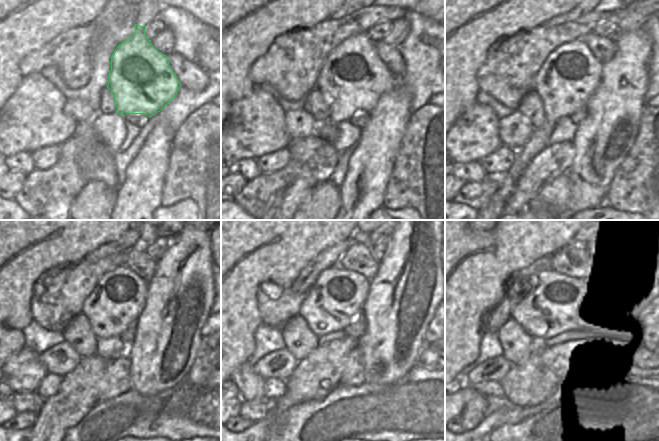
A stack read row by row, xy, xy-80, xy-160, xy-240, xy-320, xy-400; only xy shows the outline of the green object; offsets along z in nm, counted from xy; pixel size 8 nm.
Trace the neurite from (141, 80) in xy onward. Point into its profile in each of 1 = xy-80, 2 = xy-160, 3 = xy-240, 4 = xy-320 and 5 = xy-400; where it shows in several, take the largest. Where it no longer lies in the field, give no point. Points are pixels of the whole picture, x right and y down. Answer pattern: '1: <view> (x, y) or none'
1: xy-80 (353, 78)
2: xy-160 (570, 75)
3: xy-240 (118, 299)
4: xy-320 (337, 297)
5: xy-400 (553, 302)

